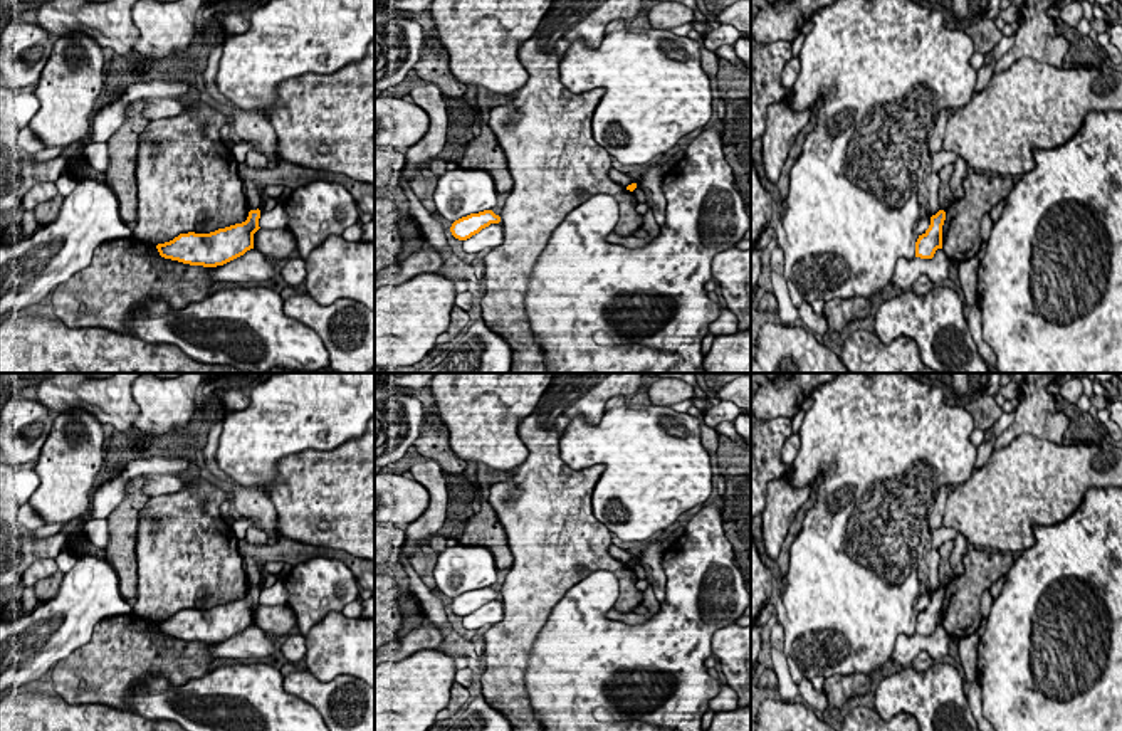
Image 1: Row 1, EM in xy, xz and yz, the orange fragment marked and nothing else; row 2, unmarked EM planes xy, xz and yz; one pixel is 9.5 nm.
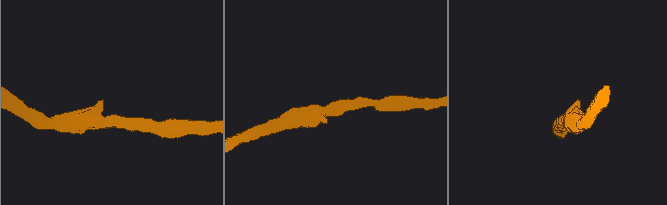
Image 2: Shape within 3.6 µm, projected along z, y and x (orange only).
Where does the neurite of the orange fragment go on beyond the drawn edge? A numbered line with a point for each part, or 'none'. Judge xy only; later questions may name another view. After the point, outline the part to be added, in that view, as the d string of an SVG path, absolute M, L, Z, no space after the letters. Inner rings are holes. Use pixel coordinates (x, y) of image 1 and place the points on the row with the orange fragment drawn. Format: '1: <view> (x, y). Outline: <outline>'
none

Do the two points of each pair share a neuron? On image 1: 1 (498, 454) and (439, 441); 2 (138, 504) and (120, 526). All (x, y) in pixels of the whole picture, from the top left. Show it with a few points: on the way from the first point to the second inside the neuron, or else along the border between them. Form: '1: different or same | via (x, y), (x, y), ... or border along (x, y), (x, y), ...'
1: different | border along (440, 420), (447, 429), (449, 446), (467, 461)
2: same | via (133, 510), (123, 521)

